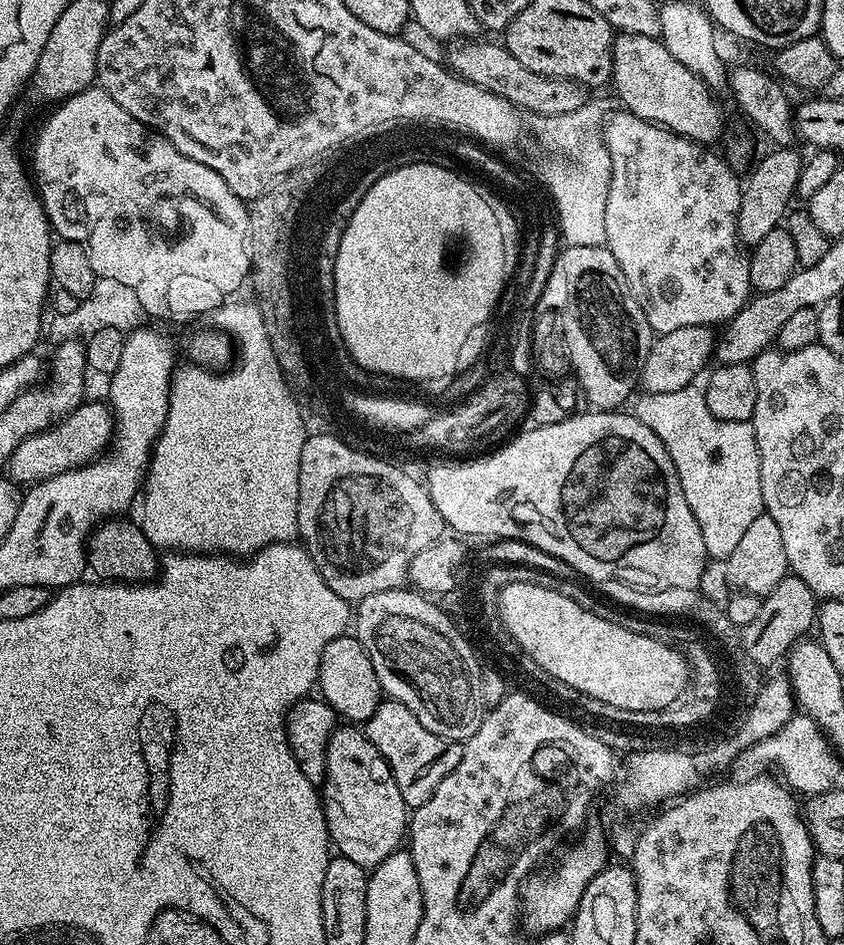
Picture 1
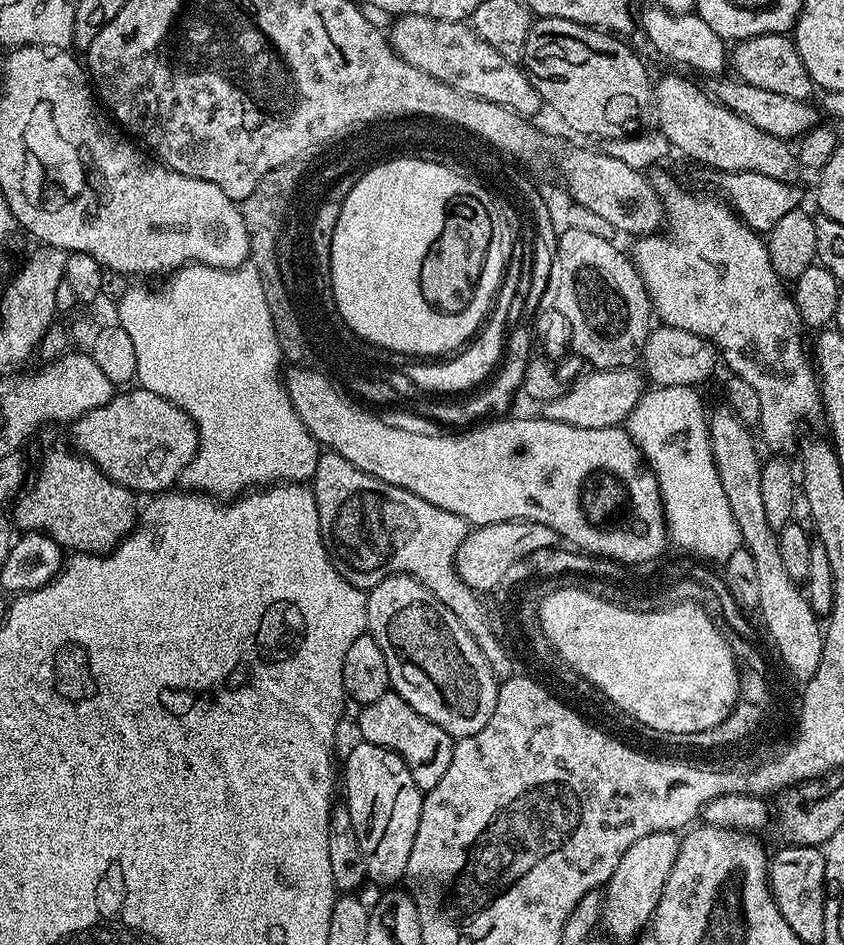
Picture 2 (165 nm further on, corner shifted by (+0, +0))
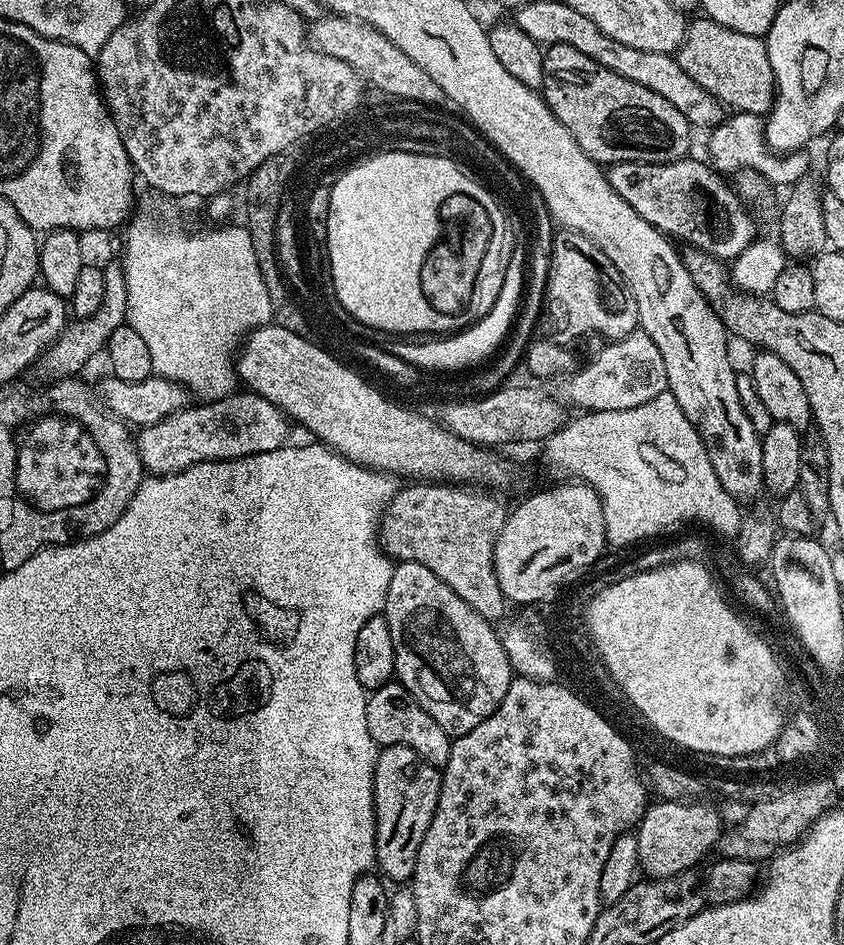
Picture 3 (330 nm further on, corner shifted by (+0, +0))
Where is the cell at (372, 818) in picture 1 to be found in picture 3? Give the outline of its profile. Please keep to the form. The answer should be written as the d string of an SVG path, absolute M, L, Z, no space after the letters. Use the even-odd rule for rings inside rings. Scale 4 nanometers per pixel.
M389 744L379 749L374 770L375 867L385 881L393 880L393 885L404 886L411 881L418 862L418 846L422 846L438 806L441 775L441 769L423 760L410 746Z

